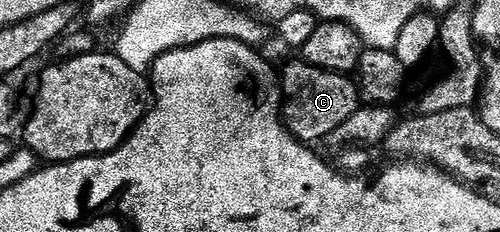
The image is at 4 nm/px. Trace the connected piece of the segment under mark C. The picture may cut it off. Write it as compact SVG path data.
M307 62L288 64L284 68L284 77L280 80L280 92L284 95L284 105L278 108L278 116L289 134L301 142L323 141L350 114L354 114L361 103L357 85L352 84L347 75L339 72L327 72Z

